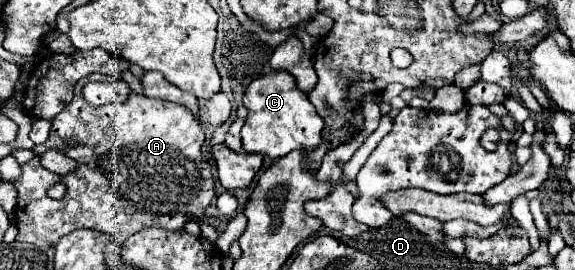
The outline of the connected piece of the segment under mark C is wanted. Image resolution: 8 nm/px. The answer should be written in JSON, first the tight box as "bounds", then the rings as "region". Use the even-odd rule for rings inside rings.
{"bounds":[242,71,324,159],"region":[[[272,71],[254,79],[244,91],[242,105],[248,109],[248,117],[242,127],[242,145],[248,153],[262,153],[278,159],[292,149],[316,149],[320,145],[324,121],[308,101],[306,93],[300,93],[290,73]]]}

